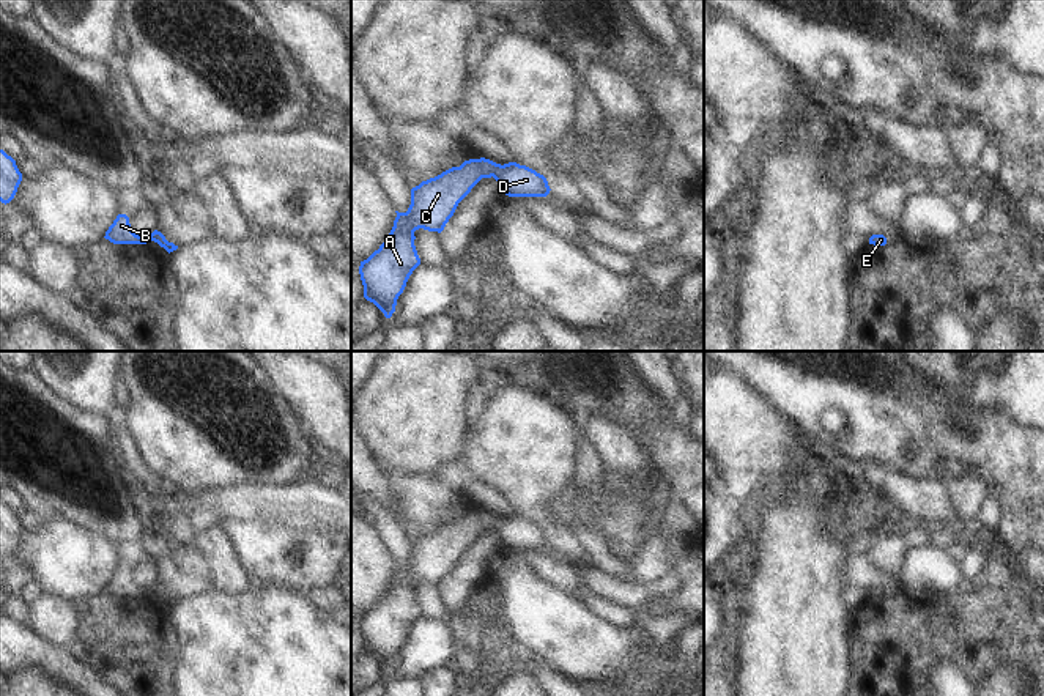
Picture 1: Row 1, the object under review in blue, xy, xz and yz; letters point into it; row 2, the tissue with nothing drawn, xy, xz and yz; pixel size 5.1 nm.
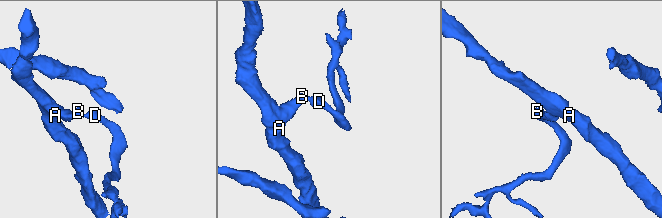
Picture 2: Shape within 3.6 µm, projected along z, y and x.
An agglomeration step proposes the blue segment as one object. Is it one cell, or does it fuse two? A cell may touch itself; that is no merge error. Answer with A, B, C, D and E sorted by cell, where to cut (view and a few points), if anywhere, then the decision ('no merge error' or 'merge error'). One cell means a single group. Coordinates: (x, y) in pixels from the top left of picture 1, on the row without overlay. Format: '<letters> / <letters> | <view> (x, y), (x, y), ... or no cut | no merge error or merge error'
A B C D E | no cut | no merge error

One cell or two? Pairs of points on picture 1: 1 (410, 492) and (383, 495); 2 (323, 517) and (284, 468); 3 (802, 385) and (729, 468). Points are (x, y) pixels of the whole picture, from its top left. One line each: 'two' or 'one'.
1: two
2: two
3: two

